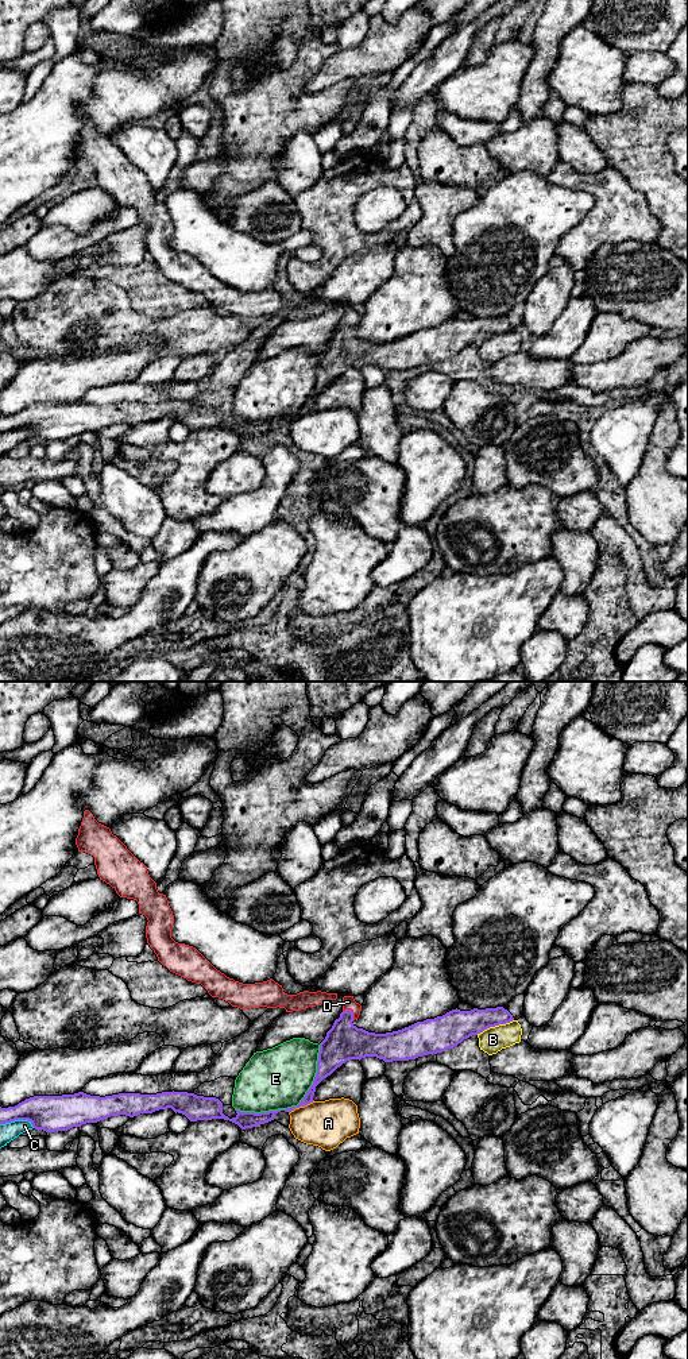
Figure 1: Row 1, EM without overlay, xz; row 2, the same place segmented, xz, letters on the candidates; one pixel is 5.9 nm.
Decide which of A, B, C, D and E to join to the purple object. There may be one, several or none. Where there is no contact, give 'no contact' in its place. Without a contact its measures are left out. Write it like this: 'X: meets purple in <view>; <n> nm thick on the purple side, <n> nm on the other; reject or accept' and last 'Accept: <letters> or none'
A: meets purple in xz; 80 nm thick on the purple side, 280 nm on the other; reject
B: meets purple in xz; 190 nm thick on the purple side, 150 nm on the other; reject
C: meets purple in xz; 220 nm thick on the purple side, 110 nm on the other; reject
D: meets purple in xz; 220 nm thick on the purple side, 80 nm on the other; accept
E: meets purple in xz; 70 nm thick on the purple side, 360 nm on the other; reject
Accept: D

